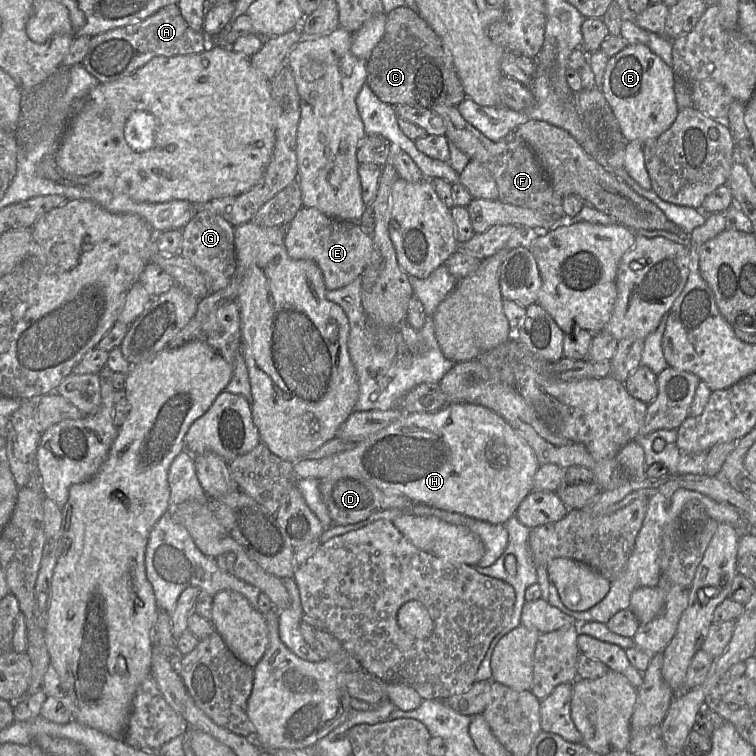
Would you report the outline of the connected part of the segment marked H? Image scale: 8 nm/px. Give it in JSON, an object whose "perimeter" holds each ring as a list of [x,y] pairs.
{"perimeter":[[[470,403],[447,404],[444,408],[435,412],[405,413],[399,420],[394,421],[381,430],[369,435],[367,438],[357,443],[352,449],[321,459],[301,459],[293,463],[295,479],[296,477],[317,480],[321,480],[327,476],[353,477],[373,484],[387,495],[403,496],[416,504],[424,504],[488,523],[500,524],[504,524],[509,518],[514,516],[520,503],[533,491],[534,476],[539,467],[540,463],[538,462],[533,449],[504,418],[488,408]]]}

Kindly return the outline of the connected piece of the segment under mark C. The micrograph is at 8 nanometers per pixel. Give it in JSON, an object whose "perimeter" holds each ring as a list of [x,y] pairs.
{"perimeter":[[[407,5],[386,14],[385,32],[366,61],[366,84],[384,103],[431,109],[436,105],[458,106],[465,92],[440,38]]]}

